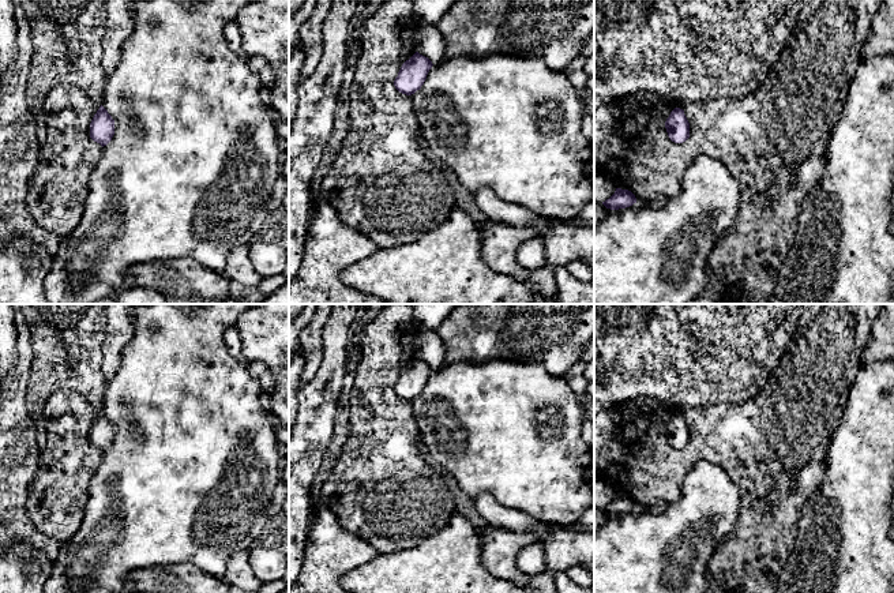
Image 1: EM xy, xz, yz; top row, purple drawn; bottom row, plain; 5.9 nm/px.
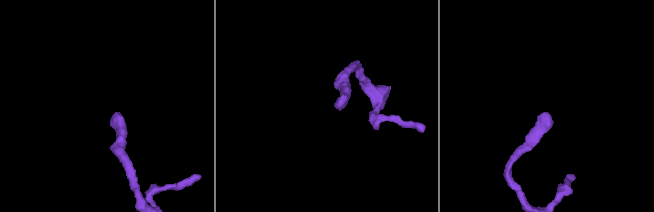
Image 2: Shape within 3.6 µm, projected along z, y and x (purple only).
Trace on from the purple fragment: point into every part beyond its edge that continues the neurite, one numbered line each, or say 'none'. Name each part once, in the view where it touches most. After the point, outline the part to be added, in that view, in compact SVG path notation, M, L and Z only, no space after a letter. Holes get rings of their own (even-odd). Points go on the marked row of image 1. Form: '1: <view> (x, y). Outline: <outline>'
none

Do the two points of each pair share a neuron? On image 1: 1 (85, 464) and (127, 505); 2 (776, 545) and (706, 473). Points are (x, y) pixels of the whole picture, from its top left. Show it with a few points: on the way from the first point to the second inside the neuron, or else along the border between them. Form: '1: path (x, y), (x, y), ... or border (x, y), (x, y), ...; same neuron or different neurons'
1: border (102, 453), (85, 500); different neurons
2: border (740, 510), (733, 529), (722, 537); different neurons

